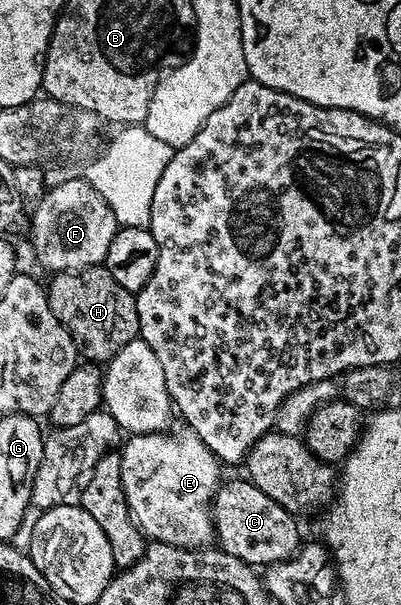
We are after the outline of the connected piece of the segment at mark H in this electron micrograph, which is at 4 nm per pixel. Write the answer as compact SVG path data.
M106 266L85 267L82 271L60 271L51 279L54 280L46 287L48 305L52 305L52 313L56 313L56 317L74 338L74 344L78 346L78 354L83 360L93 361L99 365L105 364L114 355L120 353L129 342L139 338L135 292L124 289L124 285L120 285L116 277L108 273Z

